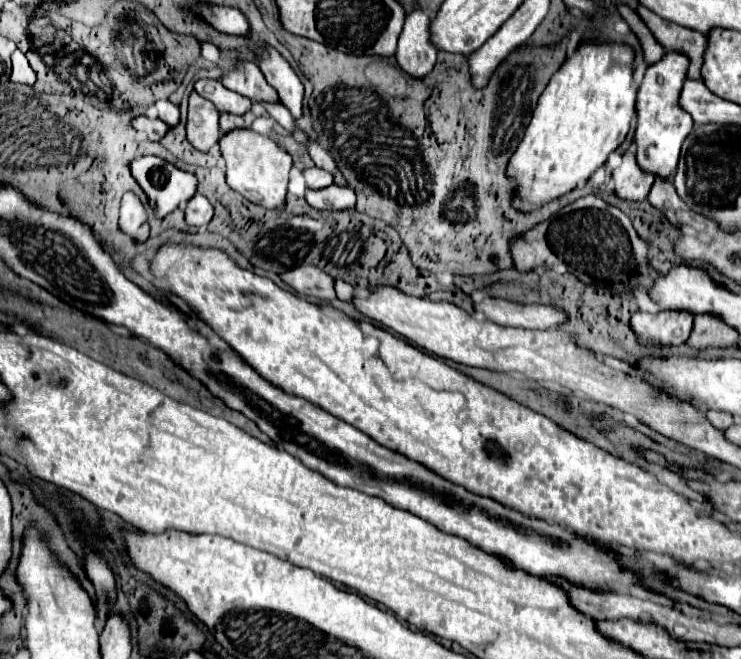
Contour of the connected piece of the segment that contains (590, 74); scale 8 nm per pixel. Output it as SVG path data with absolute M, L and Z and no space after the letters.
M582 45L574 51L574 55L564 61L562 69L558 69L538 99L538 105L532 113L532 121L526 127L524 139L518 149L512 153L506 165L506 177L514 185L512 189L512 207L520 213L532 213L546 203L564 197L572 189L576 189L578 175L582 175L582 183L590 179L590 175L602 167L610 153L614 153L624 141L630 125L636 121L636 89L632 87L632 61L634 53L626 45Z

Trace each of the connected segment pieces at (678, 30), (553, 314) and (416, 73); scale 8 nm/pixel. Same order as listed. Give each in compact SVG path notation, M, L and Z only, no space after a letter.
M636 7L636 13L642 17L642 21L652 29L654 37L668 49L668 51L676 51L682 53L690 59L690 67L688 67L688 77L696 77L700 79L700 65L702 65L702 53L704 53L704 45L706 45L706 37L698 31L680 27L676 23L670 23L662 17L658 17L654 11L646 9L646 7Z
M486 297L482 303L476 303L476 311L482 311L490 321L498 325L524 329L544 329L568 321L568 313L560 307L540 303L514 303L496 297Z
M416 7L404 21L404 31L398 39L396 61L404 73L414 79L424 79L436 63L436 49L430 45L430 17Z

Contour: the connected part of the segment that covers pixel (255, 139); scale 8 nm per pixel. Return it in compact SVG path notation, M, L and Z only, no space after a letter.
M234 129L220 137L220 153L226 161L226 181L232 189L236 189L248 201L264 205L266 209L284 205L292 159L270 137L252 129Z

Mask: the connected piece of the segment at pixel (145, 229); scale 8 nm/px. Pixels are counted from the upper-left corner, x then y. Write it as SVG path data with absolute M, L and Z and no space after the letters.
M128 191L122 199L122 207L120 207L120 229L124 233L128 233L130 237L134 237L136 241L146 241L150 235L150 227L148 227L148 219L146 219L146 209L140 203L140 199Z

